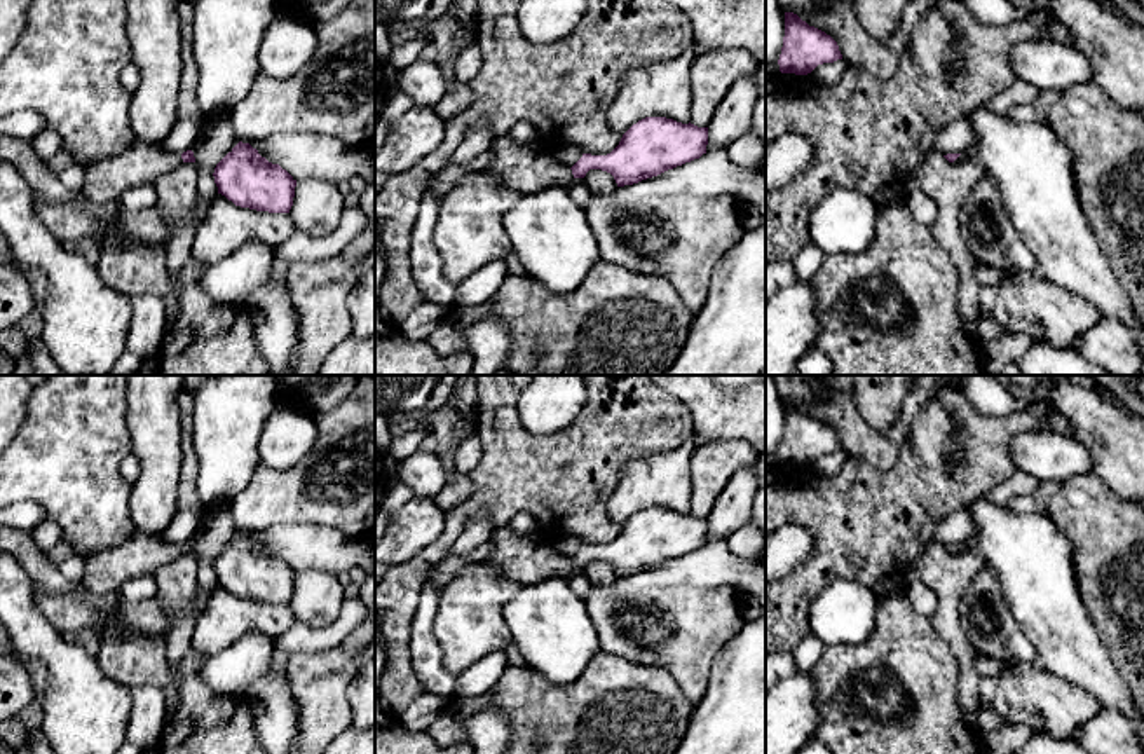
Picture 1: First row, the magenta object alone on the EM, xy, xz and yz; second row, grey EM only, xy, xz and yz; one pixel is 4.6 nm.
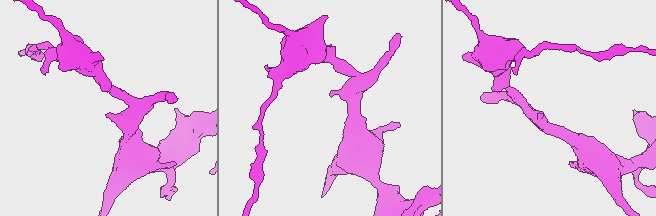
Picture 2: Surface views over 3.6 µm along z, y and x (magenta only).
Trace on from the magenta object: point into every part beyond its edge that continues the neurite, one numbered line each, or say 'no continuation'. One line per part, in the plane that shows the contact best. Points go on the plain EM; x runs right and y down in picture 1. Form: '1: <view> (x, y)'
1: xz (520, 557)

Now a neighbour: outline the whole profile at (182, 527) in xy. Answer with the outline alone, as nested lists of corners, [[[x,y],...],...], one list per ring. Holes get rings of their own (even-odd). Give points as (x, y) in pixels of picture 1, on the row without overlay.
[[[178,510],[166,531],[162,532],[162,538],[176,545],[192,541],[199,522],[201,513],[197,510]]]

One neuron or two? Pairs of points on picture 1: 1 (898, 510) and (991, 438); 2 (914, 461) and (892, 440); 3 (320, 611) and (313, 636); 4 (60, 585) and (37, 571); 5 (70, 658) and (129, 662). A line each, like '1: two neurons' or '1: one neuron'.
1: one neuron
2: two neurons
3: two neurons
4: one neuron
5: two neurons

